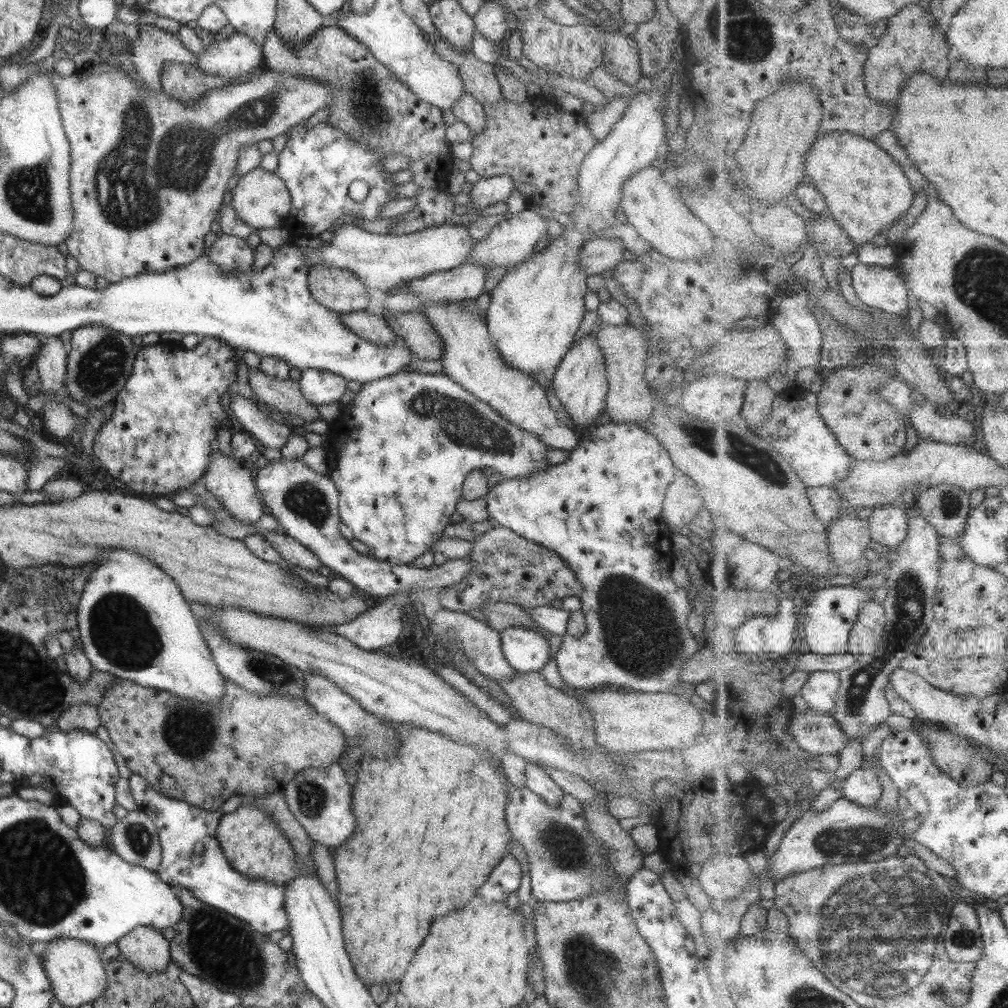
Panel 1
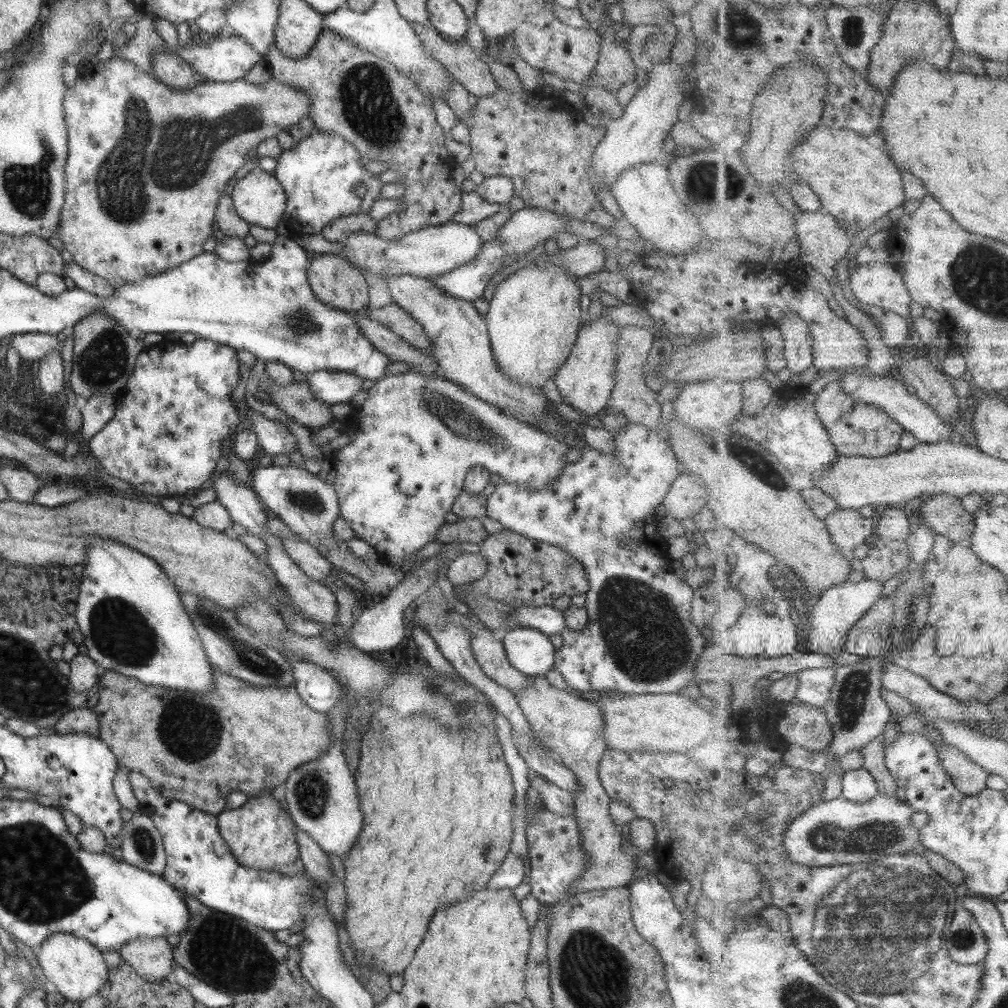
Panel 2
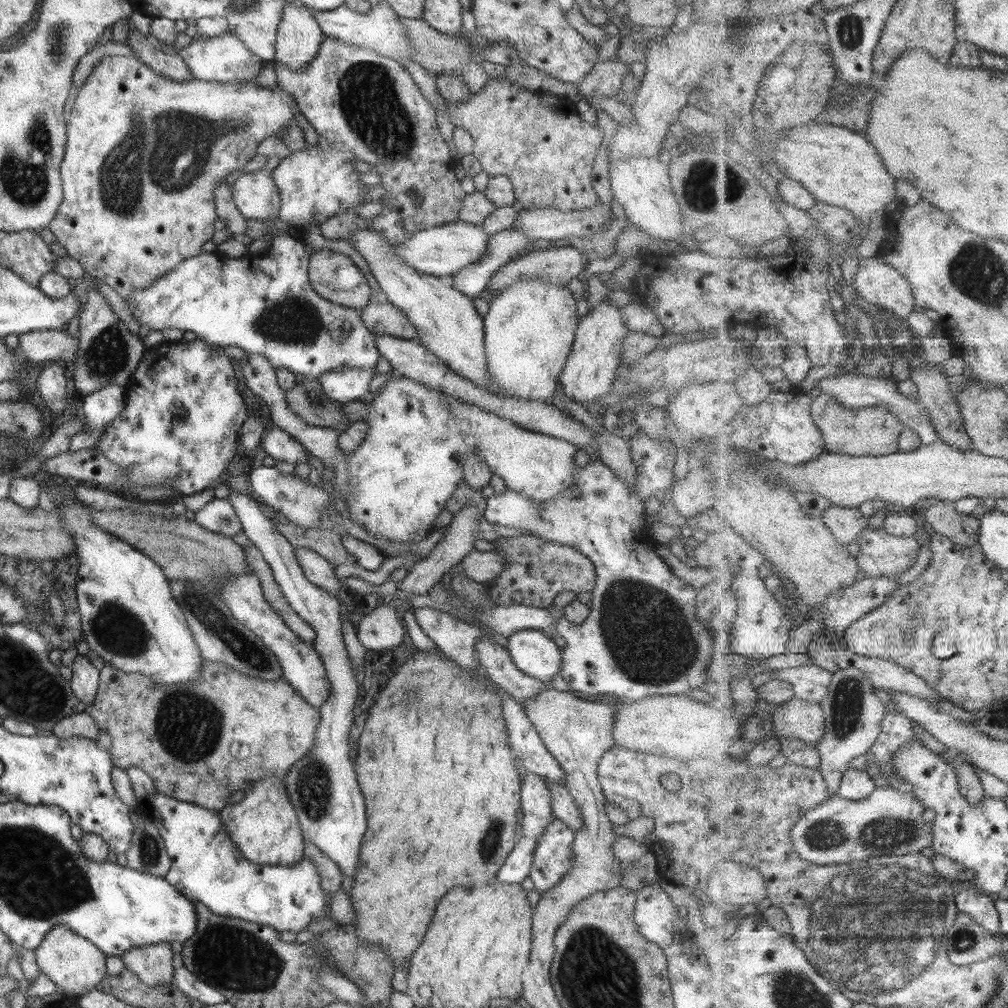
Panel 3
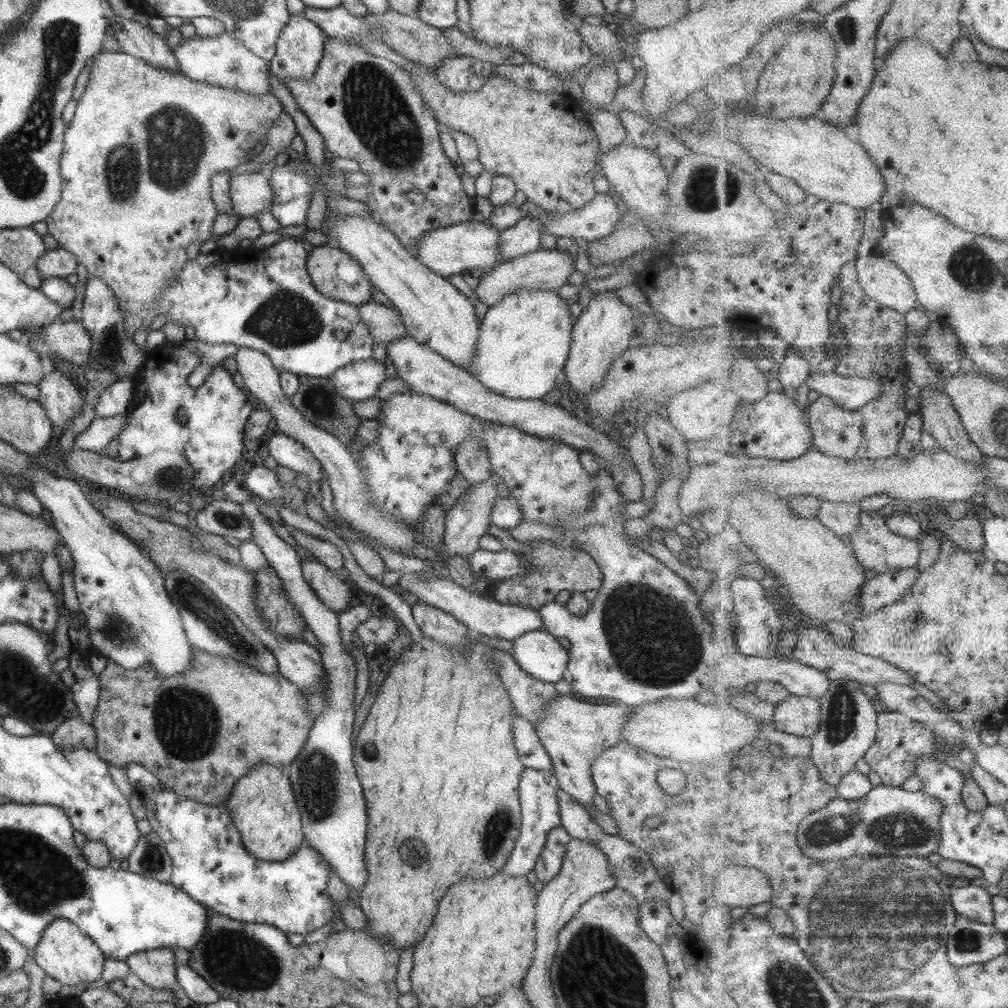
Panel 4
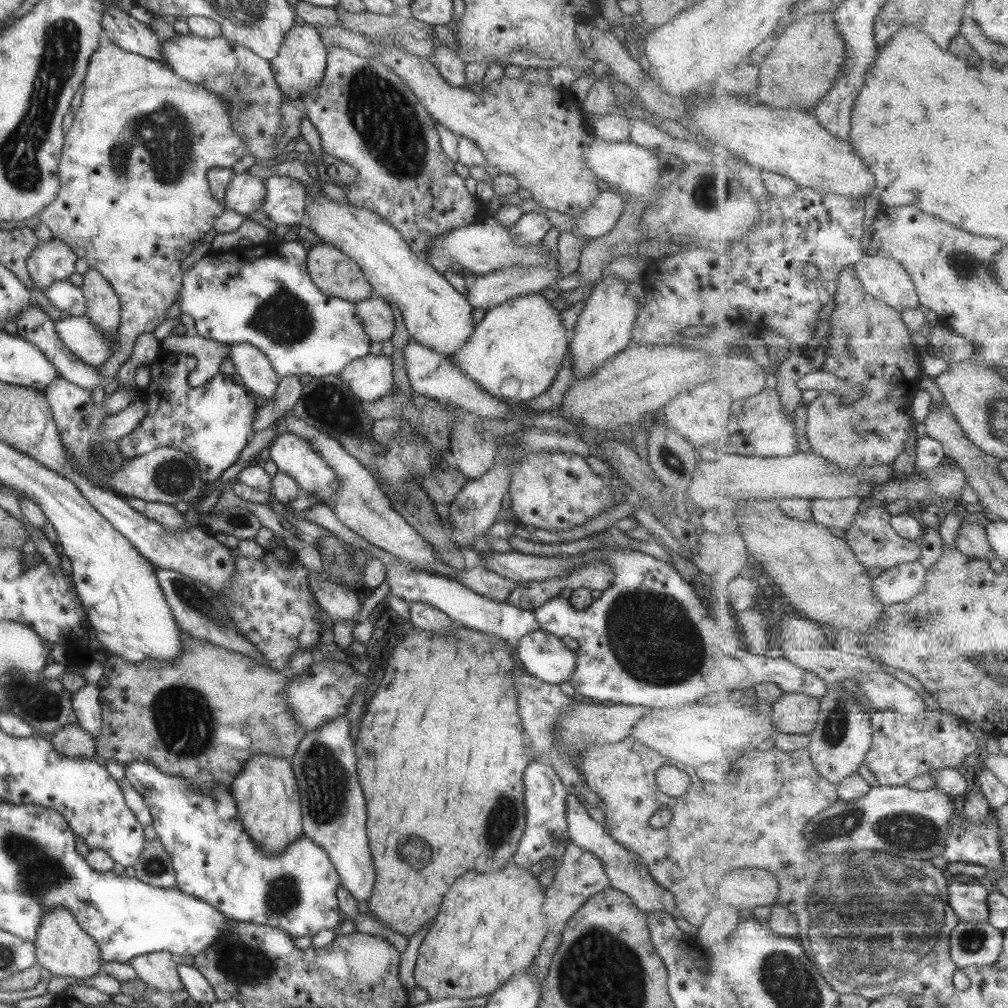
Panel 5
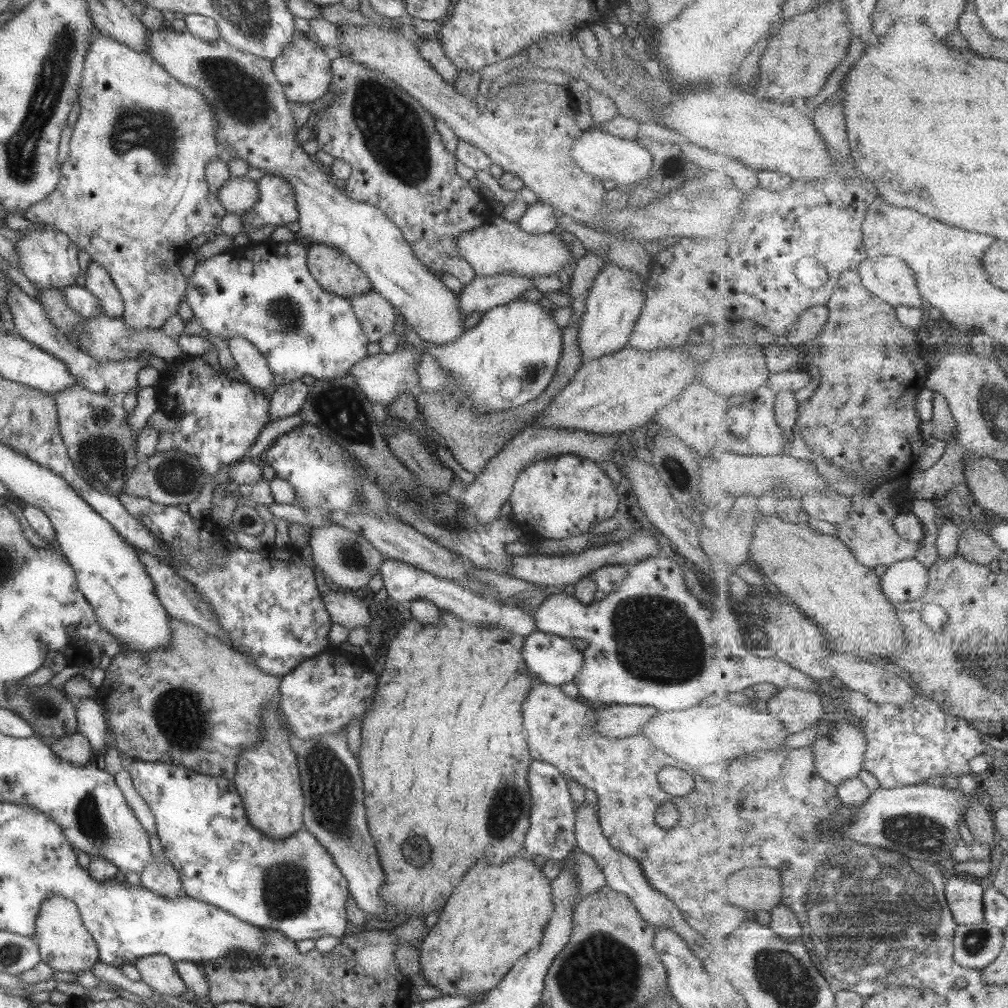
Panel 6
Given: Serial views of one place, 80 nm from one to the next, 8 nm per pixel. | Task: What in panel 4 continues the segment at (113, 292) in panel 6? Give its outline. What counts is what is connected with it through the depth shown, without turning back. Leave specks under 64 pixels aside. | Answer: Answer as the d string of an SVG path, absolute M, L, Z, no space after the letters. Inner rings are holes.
M87 277L85 288L83 288L82 309L79 312L79 321L91 338L91 351L89 361L85 367L93 371L101 371L108 368L117 376L131 378L141 369L146 360L143 351L135 346L132 339L126 335L123 325L122 312L118 308L117 300L111 290L105 286L99 278Z

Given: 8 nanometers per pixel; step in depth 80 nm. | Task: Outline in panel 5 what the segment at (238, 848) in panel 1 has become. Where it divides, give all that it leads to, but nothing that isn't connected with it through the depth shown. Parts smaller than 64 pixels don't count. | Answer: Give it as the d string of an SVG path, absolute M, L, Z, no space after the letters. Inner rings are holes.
M255 754L243 762L240 774L229 784L243 830L268 855L280 853L302 835L299 791L291 770L289 759Z

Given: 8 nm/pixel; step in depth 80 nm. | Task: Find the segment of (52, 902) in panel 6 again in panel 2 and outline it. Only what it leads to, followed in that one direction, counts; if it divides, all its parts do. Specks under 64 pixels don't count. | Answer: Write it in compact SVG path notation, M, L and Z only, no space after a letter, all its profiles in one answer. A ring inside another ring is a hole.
M51 933L40 944L36 959L41 977L51 989L59 992L64 1000L81 1002L97 993L98 988L107 980L108 967L104 963L102 952L84 938L77 938L72 934Z

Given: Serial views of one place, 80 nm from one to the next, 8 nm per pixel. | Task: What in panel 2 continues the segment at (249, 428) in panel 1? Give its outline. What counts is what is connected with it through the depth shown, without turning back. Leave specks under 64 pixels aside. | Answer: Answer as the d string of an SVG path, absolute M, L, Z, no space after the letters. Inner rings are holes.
M250 408L243 410L243 415L251 421L250 429L256 434L259 448L270 456L278 454L288 455L298 450L295 437L287 430L283 423L272 421L253 413Z

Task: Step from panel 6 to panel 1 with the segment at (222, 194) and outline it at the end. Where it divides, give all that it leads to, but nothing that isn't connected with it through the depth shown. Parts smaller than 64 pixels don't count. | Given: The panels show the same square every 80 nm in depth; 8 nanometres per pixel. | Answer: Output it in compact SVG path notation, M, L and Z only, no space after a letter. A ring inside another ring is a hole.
M257 167L241 175L236 183L231 190L230 205L235 211L235 215L244 224L247 224L252 230L281 226L283 218L292 208L288 190L274 171L269 172Z

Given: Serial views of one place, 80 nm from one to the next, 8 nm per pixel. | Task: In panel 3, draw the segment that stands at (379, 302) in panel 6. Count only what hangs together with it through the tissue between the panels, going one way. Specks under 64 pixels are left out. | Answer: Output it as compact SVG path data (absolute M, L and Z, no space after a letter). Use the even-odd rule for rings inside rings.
M367 303L358 310L362 323L372 334L390 334L402 339L415 339L416 332L405 315L391 303Z

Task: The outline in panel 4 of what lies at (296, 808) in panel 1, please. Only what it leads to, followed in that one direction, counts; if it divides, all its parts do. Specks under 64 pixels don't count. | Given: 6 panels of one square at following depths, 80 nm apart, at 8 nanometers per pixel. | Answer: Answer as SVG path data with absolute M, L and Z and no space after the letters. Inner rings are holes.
M253 502L241 504L242 513L251 521L253 542L264 554L265 560L274 568L280 578L280 585L289 600L301 613L306 627L311 630L321 645L322 668L328 678L327 709L316 717L305 743L301 745L295 759L285 768L284 773L291 783L302 827L305 844L313 847L328 863L332 871L355 892L365 886L367 870L363 864L365 844L366 806L360 782L357 779L351 747L351 732L354 719L354 680L356 667L351 655L347 654L339 640L337 614L327 608L303 580L300 558L292 545L275 535L273 527Z

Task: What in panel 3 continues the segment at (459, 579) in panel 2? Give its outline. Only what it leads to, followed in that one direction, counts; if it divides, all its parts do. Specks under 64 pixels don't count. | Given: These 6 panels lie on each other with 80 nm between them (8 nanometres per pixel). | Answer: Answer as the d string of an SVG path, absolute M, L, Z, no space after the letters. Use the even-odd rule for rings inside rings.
M473 549L456 565L462 570L465 579L482 583L493 580L504 570L504 556L495 551L478 551Z

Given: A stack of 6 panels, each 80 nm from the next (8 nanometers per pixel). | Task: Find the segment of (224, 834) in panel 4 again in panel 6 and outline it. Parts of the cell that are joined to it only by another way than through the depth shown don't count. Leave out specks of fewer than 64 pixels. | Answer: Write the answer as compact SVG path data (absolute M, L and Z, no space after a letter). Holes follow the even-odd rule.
M130 760L126 766L131 776L132 784L142 800L147 804L150 812L154 816L154 824L156 828L156 838L164 848L164 856L169 860L170 864L179 874L180 883L183 894L189 898L215 906L221 910L236 916L239 920L247 922L247 924L261 927L262 929L277 930L284 934L287 938L297 942L297 940L317 940L321 936L335 936L335 938L343 937L348 932L349 924L344 909L346 898L350 896L347 888L347 879L339 872L335 863L331 860L331 856L319 845L319 842L311 836L305 829L293 832L289 838L283 840L271 840L265 838L263 834L259 834L257 830L251 828L250 822L244 813L242 800L236 791L236 786L232 780L221 777L211 777L201 774L195 774L191 770L185 770L183 766L165 766L161 762L143 762L139 760Z

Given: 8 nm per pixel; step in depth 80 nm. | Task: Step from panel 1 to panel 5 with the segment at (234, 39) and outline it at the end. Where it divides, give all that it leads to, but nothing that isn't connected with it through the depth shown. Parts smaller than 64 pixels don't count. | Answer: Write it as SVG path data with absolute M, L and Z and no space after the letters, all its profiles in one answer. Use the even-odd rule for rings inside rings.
M190 33L176 34L161 41L160 53L162 62L181 80L199 85L230 106L230 127L243 138L244 152L253 156L255 163L267 165L277 157L284 160L285 153L278 155L274 148L275 137L280 133L282 92L273 78L268 60L223 36L207 39Z

